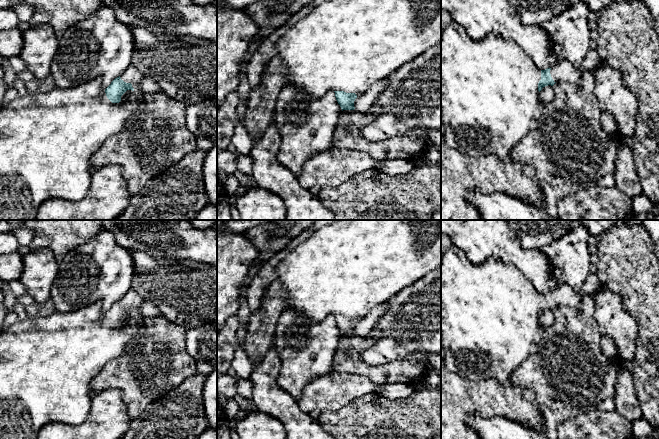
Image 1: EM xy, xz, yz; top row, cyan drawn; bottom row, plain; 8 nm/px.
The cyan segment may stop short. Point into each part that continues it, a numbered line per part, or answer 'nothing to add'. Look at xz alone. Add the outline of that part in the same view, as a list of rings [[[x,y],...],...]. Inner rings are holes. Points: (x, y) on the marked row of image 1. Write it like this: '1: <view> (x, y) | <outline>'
1: xz (342, 45) | [[[329,0],[297,21],[280,37],[277,55],[286,64],[285,84],[292,84],[313,98],[328,91],[362,96],[380,80],[419,57],[441,41],[441,0]]]

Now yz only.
1: yz (562, 71) | [[[594,46],[590,49],[580,67],[573,66],[567,60],[559,60],[559,62],[551,68],[550,74],[554,82],[567,81],[569,83],[575,83],[584,72],[595,71],[601,63],[602,61],[598,50]]]
2: yz (490, 101) | [[[452,21],[441,31],[441,124],[445,128],[444,139],[448,146],[469,157],[495,155],[501,161],[508,160],[514,146],[539,125],[539,118],[543,116],[545,108],[540,101],[538,83],[541,80],[541,70],[512,40],[495,33],[489,34],[481,40],[471,38],[466,30],[457,22]]]

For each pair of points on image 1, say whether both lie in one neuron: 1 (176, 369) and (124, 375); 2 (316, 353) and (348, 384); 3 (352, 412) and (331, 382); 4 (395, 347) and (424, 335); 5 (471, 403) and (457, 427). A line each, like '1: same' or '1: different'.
1: same
2: different
3: different
4: same
5: same

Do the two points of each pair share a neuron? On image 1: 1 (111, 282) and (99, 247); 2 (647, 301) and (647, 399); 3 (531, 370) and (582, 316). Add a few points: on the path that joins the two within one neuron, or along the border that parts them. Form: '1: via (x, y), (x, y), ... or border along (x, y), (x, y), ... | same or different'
1: via (104, 273), (101, 256) | same
2: via (647, 325), (647, 375) | same
3: via (545, 357), (570, 330) | same

